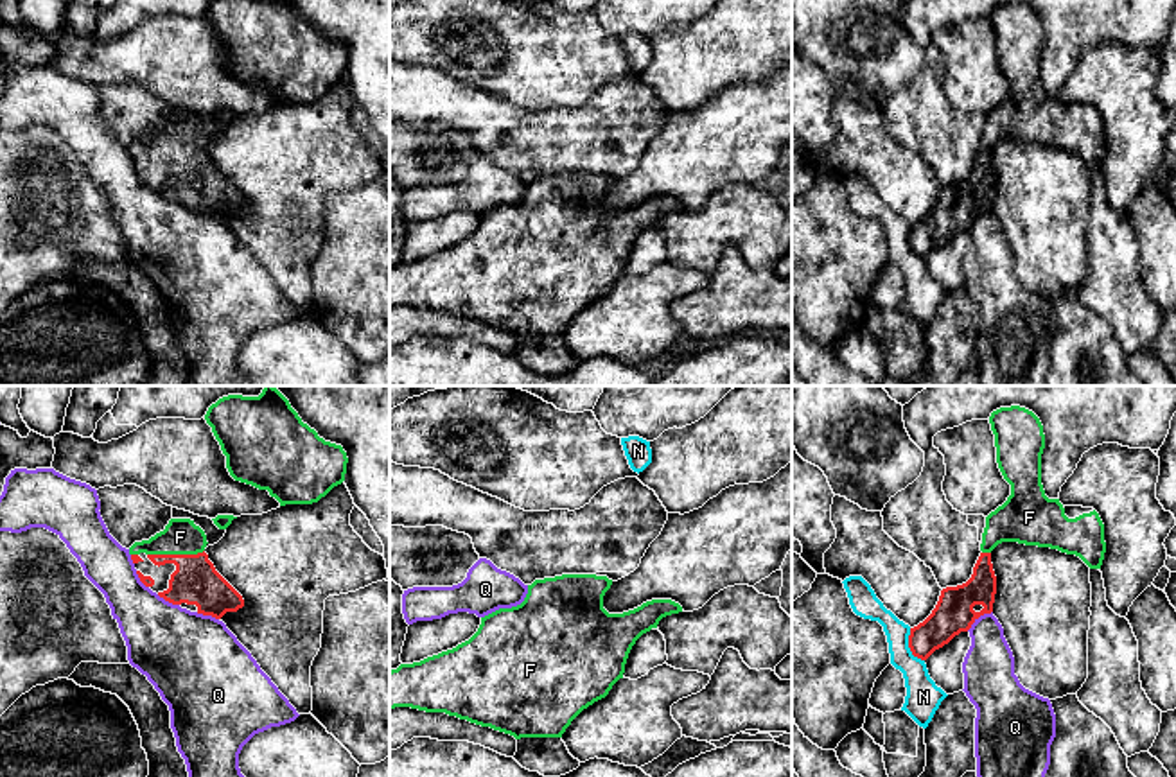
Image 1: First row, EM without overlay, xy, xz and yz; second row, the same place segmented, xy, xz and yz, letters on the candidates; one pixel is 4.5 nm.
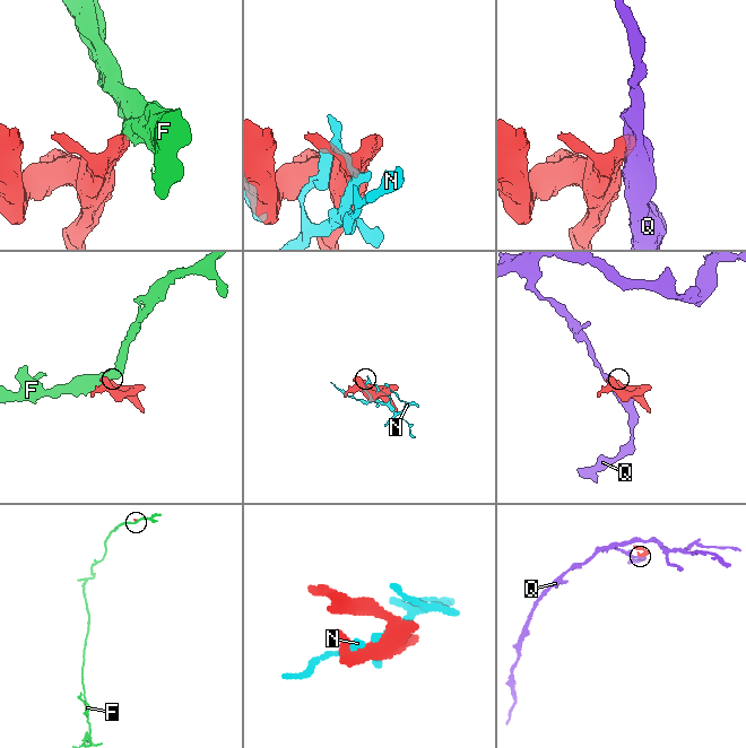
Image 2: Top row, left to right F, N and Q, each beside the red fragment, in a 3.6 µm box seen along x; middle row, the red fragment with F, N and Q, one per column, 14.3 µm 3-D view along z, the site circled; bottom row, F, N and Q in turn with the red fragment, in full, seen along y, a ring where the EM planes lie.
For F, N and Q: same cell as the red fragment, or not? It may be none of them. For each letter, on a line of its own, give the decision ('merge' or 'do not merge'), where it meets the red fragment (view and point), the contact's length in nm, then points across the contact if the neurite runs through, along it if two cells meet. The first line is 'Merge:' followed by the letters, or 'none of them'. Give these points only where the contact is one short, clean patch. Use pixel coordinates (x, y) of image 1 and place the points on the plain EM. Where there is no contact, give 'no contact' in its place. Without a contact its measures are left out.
Merge: F
F: merge; contact xy (175, 153); length 260 nm
N: do not merge; contact yz (909, 244); length 170 nm
Q: do not merge; contact yz (979, 214); length 150 nm

